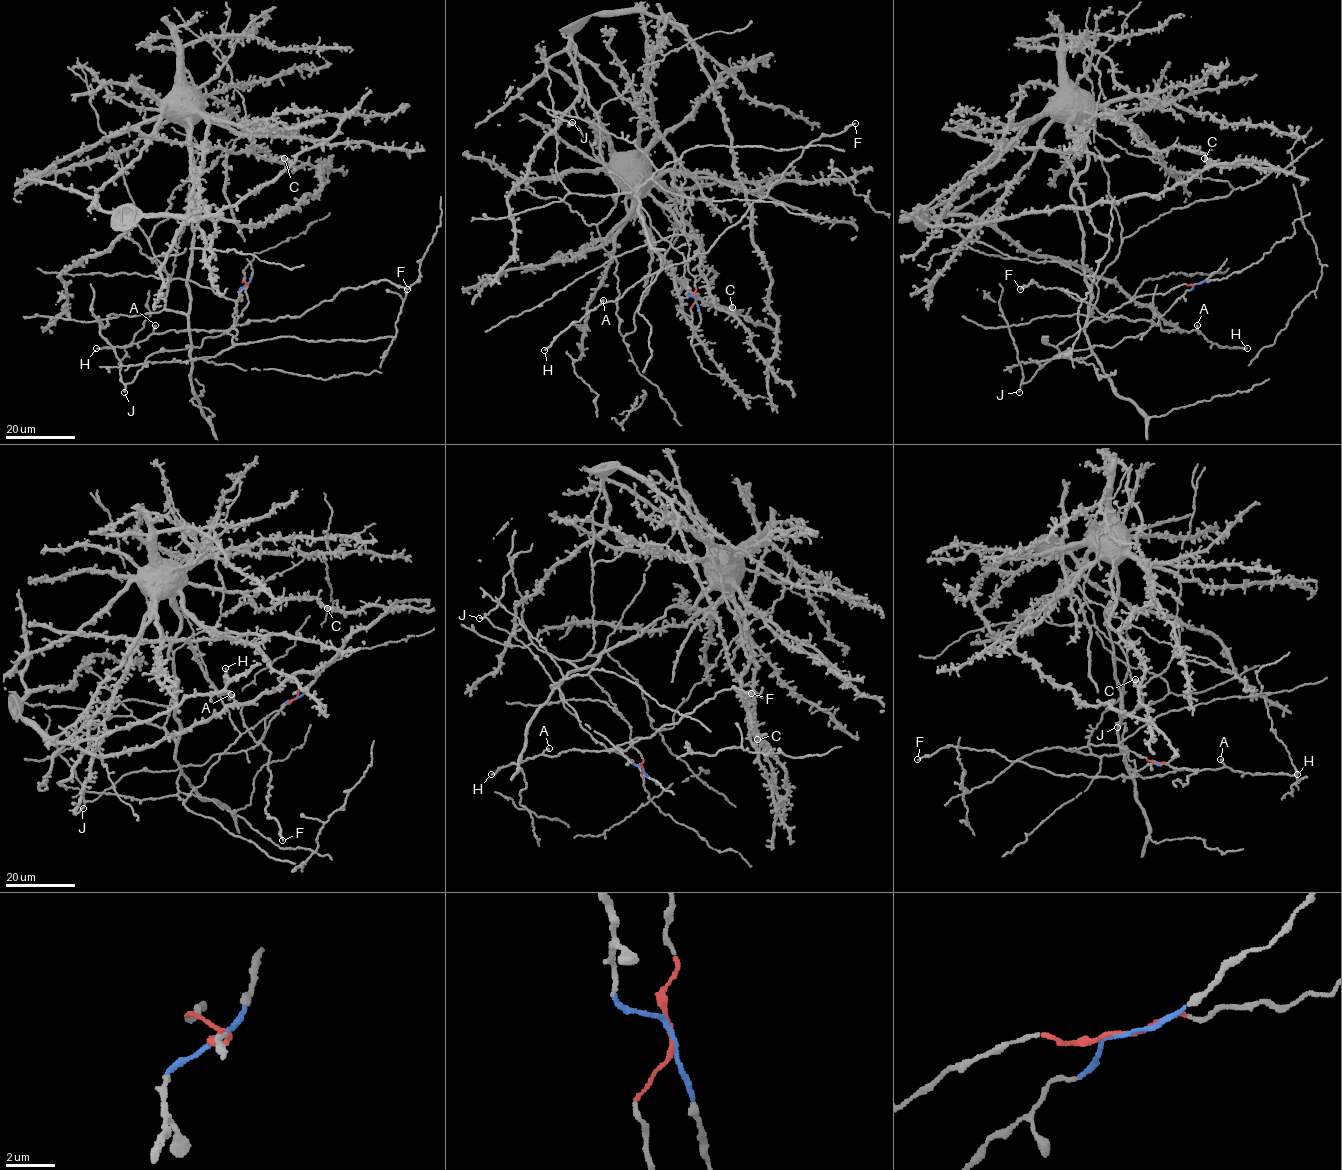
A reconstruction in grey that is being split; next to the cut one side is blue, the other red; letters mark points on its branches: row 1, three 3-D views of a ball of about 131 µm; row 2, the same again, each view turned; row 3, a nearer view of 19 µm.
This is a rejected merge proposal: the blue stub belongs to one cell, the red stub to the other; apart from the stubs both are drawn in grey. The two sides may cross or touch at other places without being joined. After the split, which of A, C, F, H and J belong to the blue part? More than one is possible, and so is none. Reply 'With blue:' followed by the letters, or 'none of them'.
With blue: A, F, H, J

